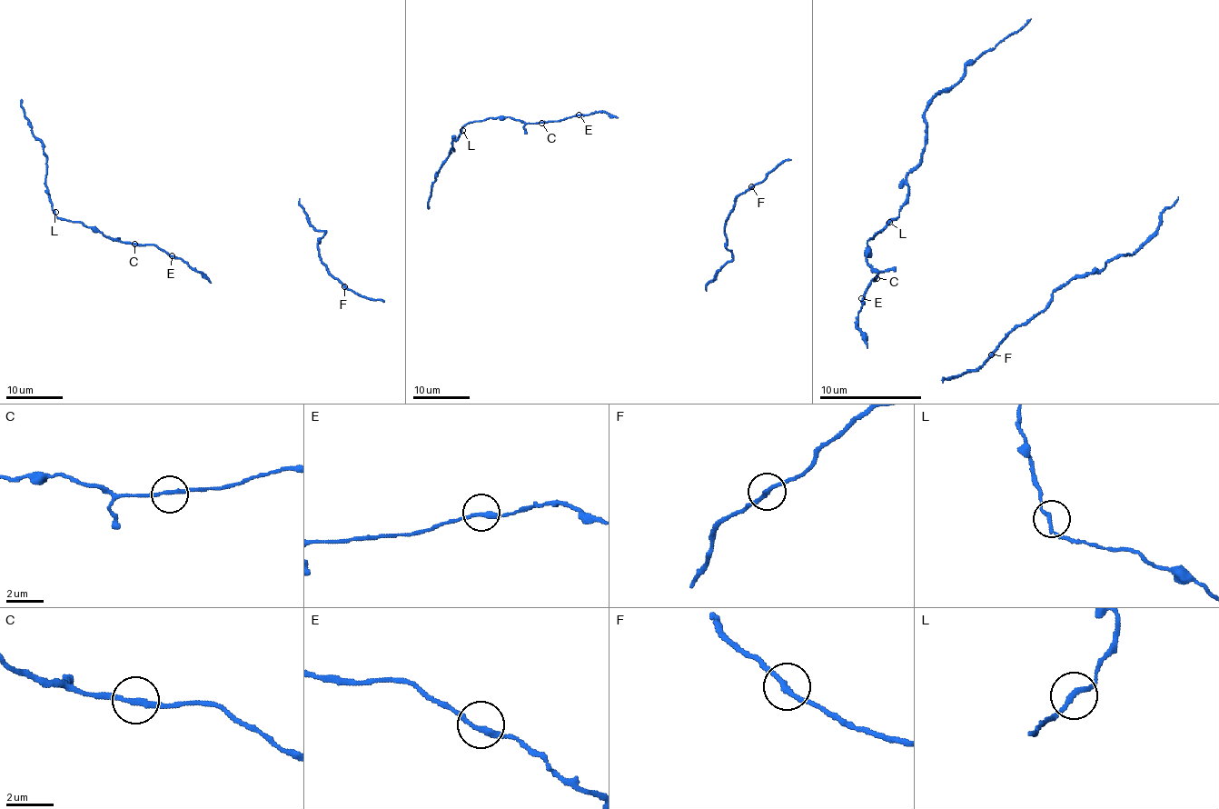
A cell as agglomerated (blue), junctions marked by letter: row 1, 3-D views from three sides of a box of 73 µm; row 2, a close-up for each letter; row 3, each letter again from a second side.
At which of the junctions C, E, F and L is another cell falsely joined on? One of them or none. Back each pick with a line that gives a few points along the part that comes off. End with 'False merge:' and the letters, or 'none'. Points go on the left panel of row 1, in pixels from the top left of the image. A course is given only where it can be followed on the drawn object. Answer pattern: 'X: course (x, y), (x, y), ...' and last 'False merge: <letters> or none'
False merge: none

